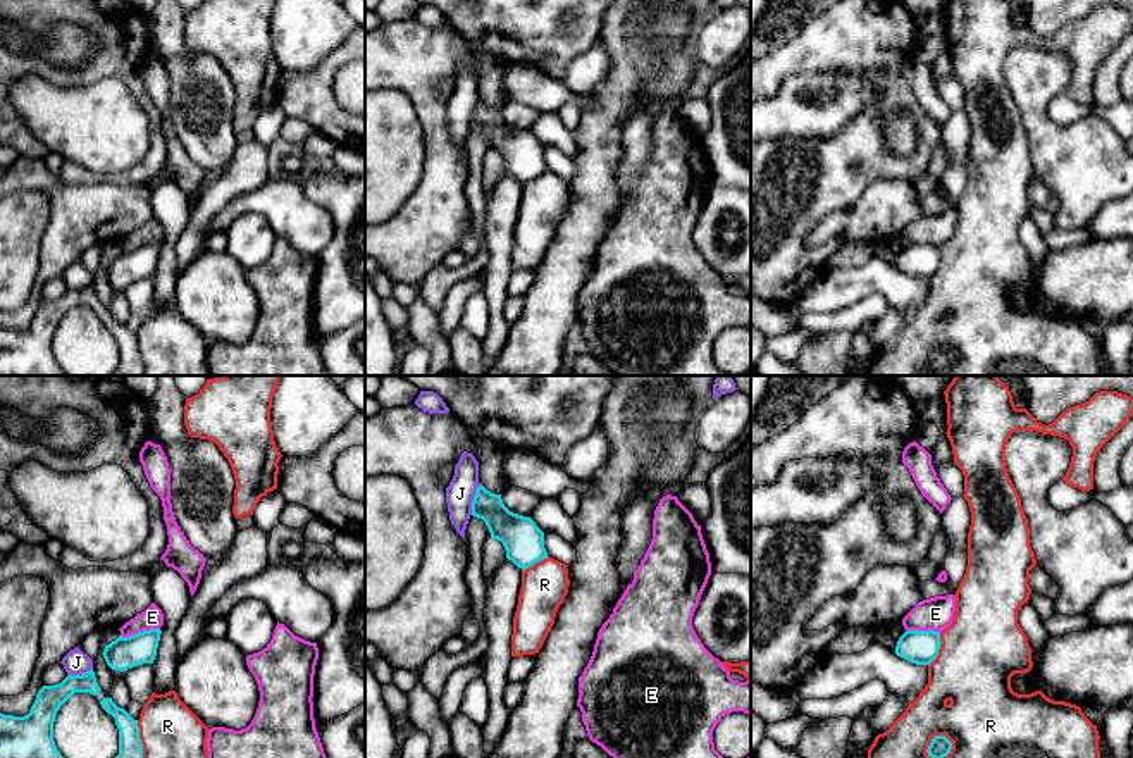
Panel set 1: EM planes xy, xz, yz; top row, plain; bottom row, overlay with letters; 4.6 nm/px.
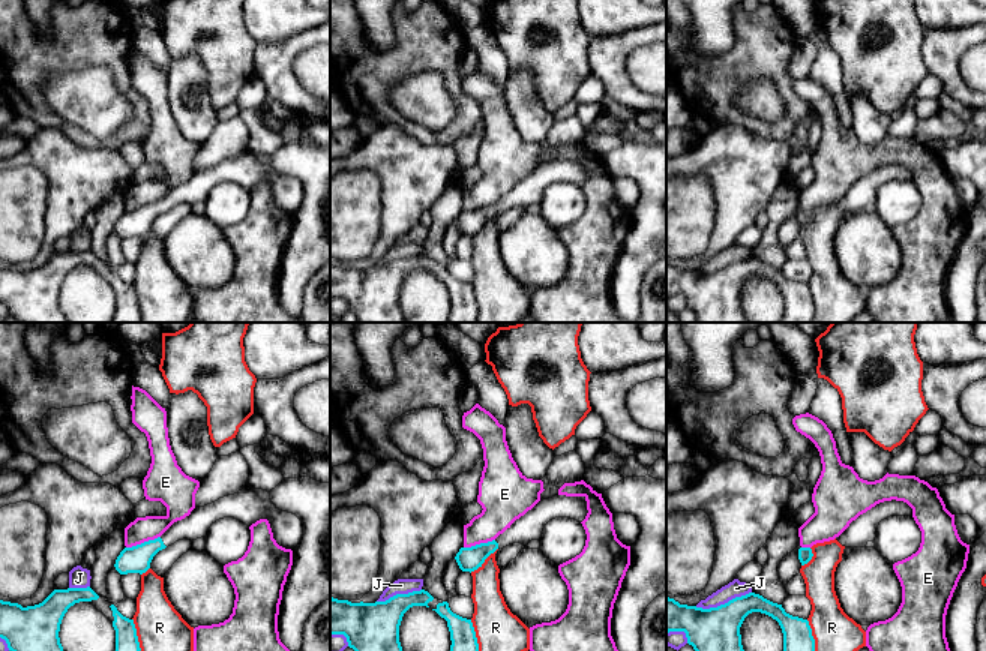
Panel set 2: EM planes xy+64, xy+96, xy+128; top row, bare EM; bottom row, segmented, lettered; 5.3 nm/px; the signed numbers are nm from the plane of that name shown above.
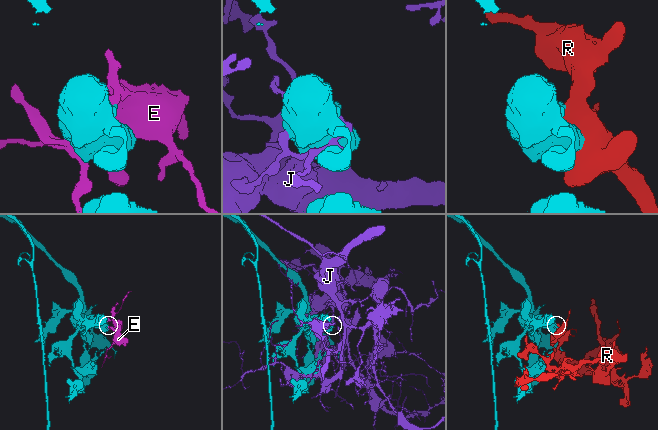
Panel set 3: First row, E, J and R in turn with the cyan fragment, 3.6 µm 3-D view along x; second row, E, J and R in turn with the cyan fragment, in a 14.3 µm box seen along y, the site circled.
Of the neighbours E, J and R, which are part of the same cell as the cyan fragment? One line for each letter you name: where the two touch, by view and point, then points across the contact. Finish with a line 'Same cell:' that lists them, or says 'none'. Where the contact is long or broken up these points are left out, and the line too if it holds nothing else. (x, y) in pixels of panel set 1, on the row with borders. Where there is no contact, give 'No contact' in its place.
Same cell: none

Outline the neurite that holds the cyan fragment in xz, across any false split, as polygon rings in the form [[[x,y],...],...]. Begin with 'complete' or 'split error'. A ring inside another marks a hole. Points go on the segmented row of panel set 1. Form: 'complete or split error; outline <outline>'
complete; outline [[[482,484],[475,491],[472,515],[486,522],[491,539],[503,543],[506,558],[518,568],[525,570],[548,558],[544,532],[536,522],[530,517],[510,512],[501,494],[487,491]]]

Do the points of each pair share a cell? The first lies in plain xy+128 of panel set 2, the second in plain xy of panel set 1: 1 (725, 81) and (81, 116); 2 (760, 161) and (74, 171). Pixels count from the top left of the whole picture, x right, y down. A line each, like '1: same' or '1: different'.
1: different
2: different

